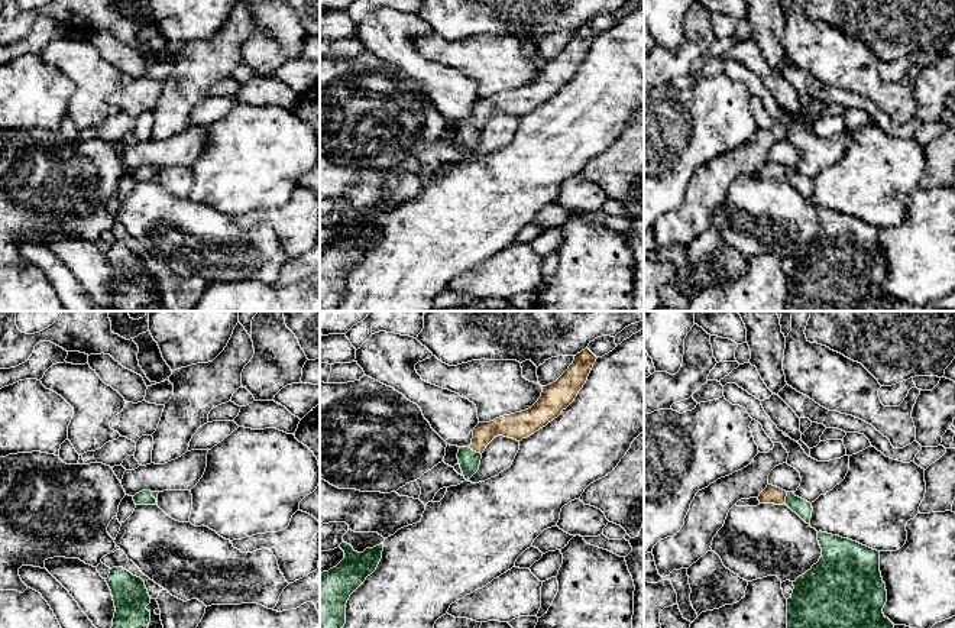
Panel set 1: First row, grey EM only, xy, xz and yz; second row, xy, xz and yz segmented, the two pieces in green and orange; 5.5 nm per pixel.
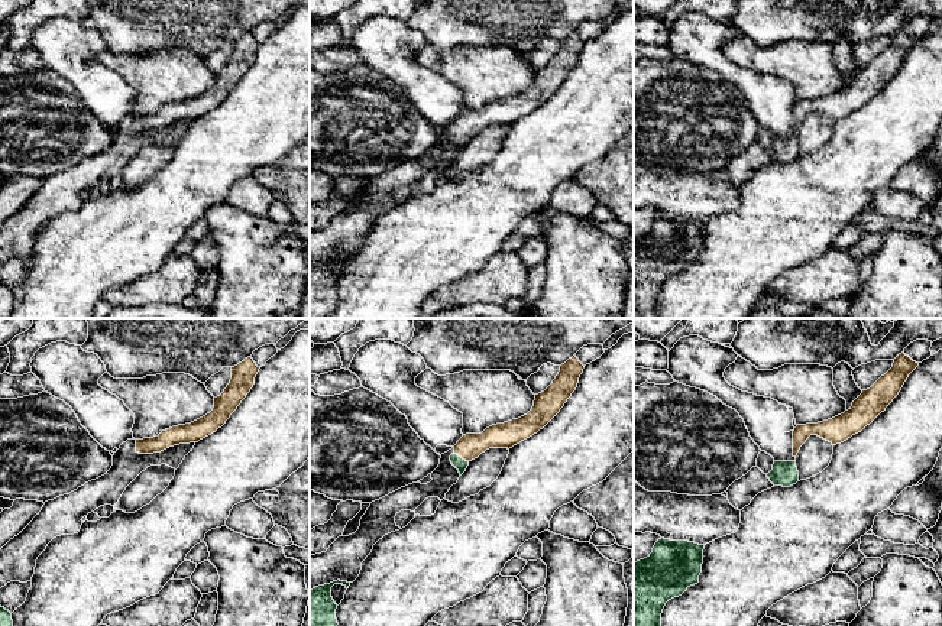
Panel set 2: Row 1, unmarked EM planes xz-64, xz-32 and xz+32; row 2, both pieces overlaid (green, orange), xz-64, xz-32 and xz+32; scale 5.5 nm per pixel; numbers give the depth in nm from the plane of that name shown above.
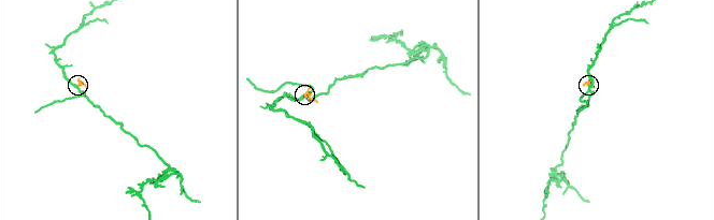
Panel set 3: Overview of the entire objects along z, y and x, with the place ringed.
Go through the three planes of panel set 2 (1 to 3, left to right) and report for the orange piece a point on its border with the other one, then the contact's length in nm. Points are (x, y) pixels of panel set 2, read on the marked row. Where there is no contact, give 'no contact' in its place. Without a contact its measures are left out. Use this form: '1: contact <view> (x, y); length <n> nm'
1: no contact
2: contact xz-32 (460, 457); length 90 nm
3: no contact

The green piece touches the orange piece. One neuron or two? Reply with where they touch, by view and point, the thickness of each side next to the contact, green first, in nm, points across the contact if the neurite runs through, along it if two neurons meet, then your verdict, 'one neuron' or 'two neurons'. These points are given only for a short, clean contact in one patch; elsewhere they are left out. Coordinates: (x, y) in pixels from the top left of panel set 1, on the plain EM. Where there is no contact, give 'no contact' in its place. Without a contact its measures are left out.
yz (786, 174) | 90/100 nm | across yz (803, 184), (786, 174), (771, 170) | one neuron

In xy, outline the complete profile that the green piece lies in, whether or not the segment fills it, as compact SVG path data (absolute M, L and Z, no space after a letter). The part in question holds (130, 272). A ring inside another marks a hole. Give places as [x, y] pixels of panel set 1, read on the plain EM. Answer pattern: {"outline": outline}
{"outline": "M113 243L106 255L114 276L114 294L110 305L114 311L140 311L148 305L150 272L145 258L123 243Z"}

